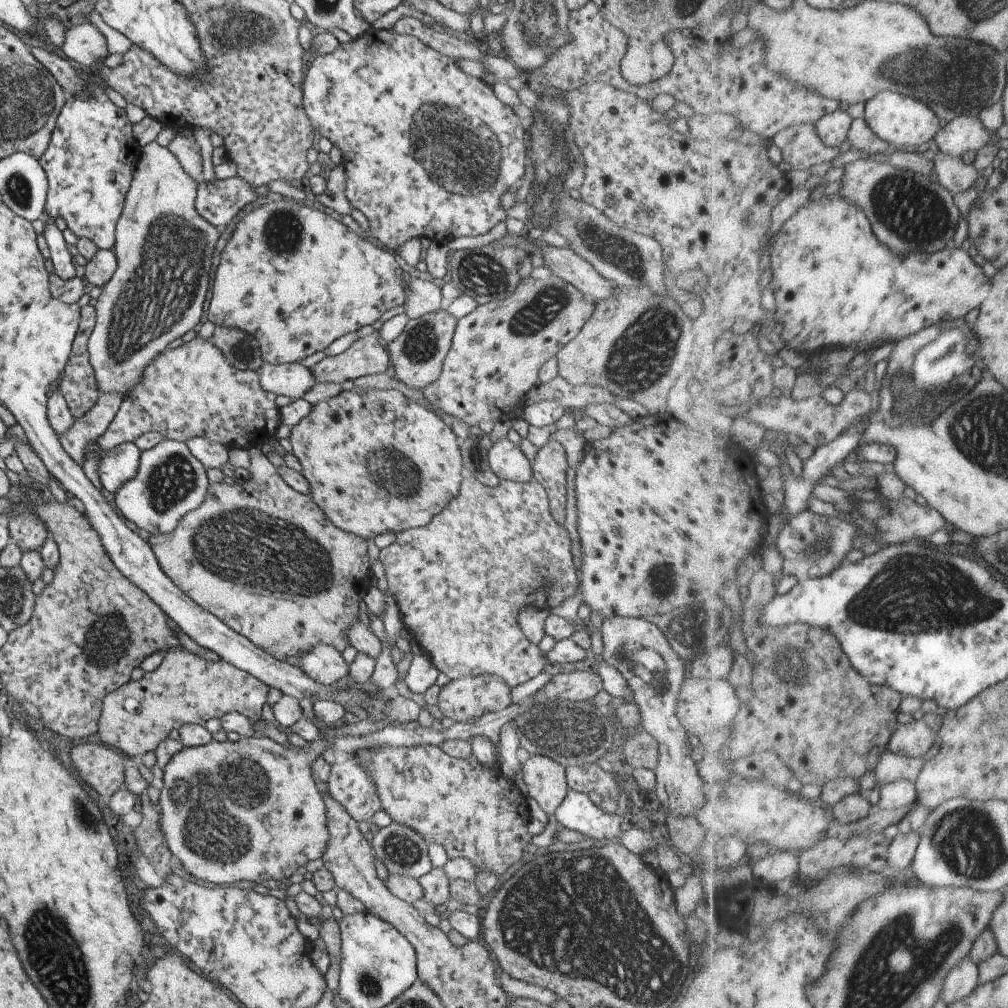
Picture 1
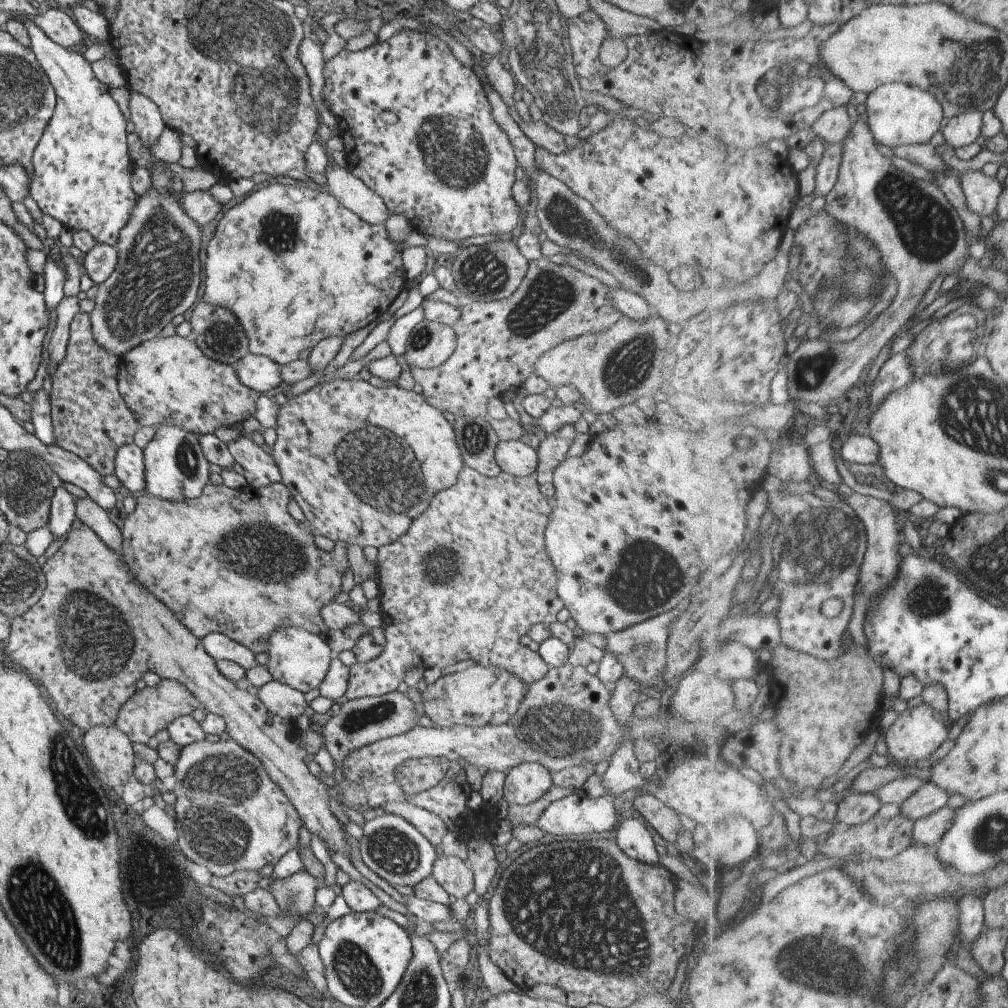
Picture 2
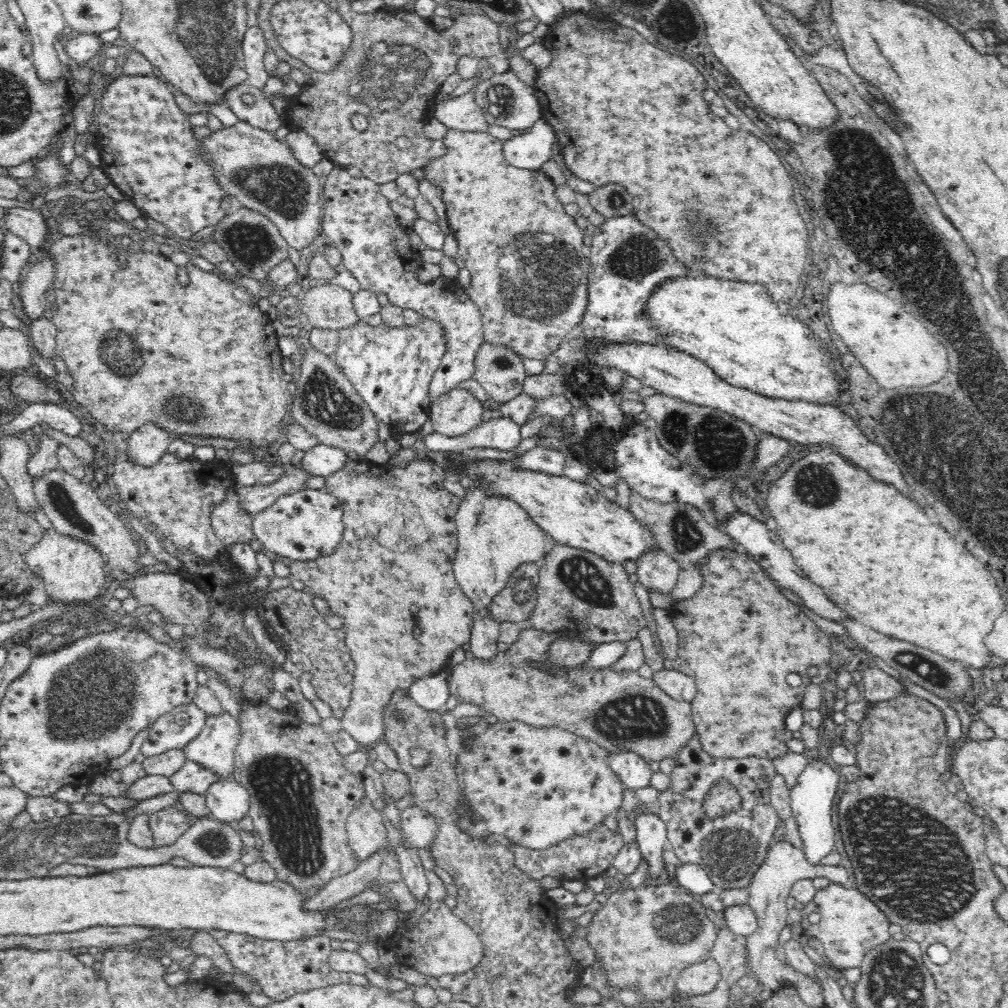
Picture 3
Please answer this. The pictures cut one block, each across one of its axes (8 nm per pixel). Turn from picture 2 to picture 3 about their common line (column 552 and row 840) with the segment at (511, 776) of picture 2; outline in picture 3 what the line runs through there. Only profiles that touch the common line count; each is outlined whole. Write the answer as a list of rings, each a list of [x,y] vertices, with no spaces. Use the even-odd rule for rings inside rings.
[[[787,840],[777,843],[773,842],[763,863],[753,874],[752,882],[749,882],[748,886],[748,905],[757,916],[758,929],[754,934],[746,938],[746,965],[748,965],[748,972],[759,979],[761,989],[757,995],[751,998],[752,1003],[759,1005],[759,1002],[763,1002],[774,995],[774,992],[782,986],[781,981],[800,976],[798,971],[794,974],[794,969],[790,965],[782,963],[776,957],[776,950],[780,946],[778,938],[782,930],[789,925],[789,908],[786,906],[786,900],[790,896],[792,886],[798,880],[804,878],[813,880],[817,877],[825,878],[831,883],[843,885],[848,879],[848,874],[844,867],[840,865],[810,865],[810,861],[806,859],[806,855],[804,855],[801,849],[795,849],[788,844]]]

